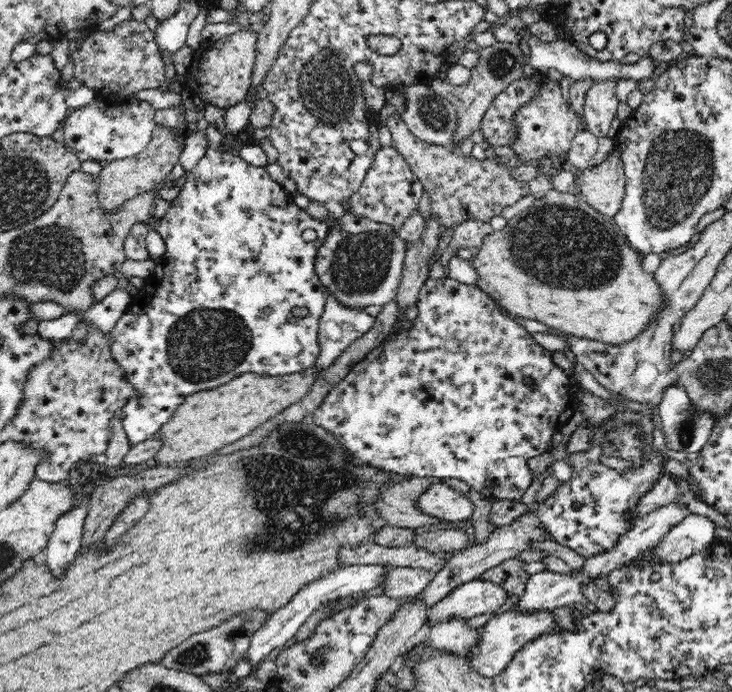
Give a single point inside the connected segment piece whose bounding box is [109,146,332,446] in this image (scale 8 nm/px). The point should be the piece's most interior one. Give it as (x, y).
(219, 303)

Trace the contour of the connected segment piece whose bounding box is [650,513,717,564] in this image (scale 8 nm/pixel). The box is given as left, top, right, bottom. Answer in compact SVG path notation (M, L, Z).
M690 513L652 548L650 561L675 563L696 553L703 553L715 541L716 525L706 516Z

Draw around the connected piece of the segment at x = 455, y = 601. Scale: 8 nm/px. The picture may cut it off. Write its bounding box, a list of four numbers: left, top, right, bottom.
[428,579,510,624]

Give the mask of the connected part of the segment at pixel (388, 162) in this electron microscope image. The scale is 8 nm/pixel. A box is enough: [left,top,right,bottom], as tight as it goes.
[349,144,423,232]

